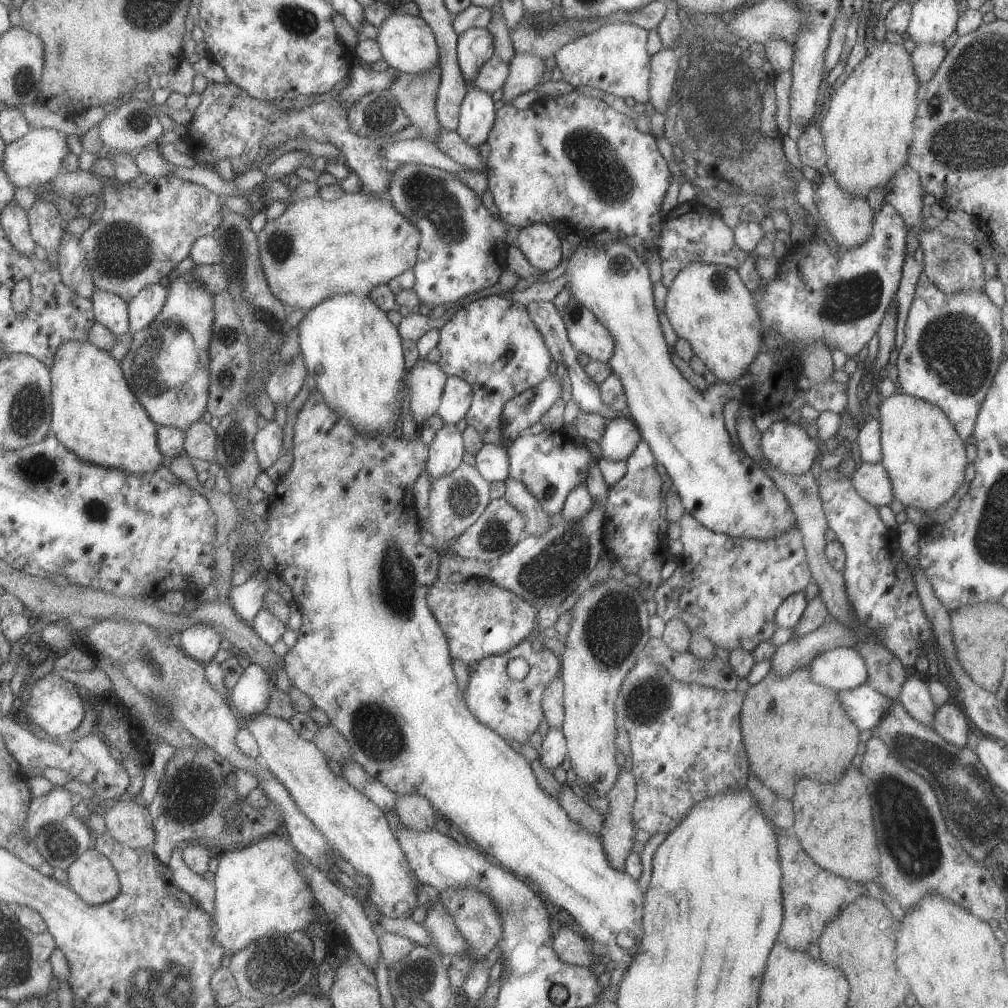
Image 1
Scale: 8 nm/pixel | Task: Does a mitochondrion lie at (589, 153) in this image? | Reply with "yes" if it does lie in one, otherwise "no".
yes

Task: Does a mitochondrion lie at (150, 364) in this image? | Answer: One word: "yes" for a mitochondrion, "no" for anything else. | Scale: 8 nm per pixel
yes

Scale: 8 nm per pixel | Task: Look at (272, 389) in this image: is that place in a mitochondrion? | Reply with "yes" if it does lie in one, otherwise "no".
no

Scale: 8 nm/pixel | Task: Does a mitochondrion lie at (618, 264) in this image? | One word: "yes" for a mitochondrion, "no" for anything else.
no

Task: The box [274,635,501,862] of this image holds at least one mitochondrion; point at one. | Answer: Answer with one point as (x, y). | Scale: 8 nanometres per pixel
(382, 737)

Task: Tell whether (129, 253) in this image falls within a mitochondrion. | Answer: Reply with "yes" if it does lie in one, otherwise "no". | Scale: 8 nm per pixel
yes

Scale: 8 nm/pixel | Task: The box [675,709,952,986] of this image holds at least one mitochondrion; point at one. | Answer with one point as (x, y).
(912, 820)

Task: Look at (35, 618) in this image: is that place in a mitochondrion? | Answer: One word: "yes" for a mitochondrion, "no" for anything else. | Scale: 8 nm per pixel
no

